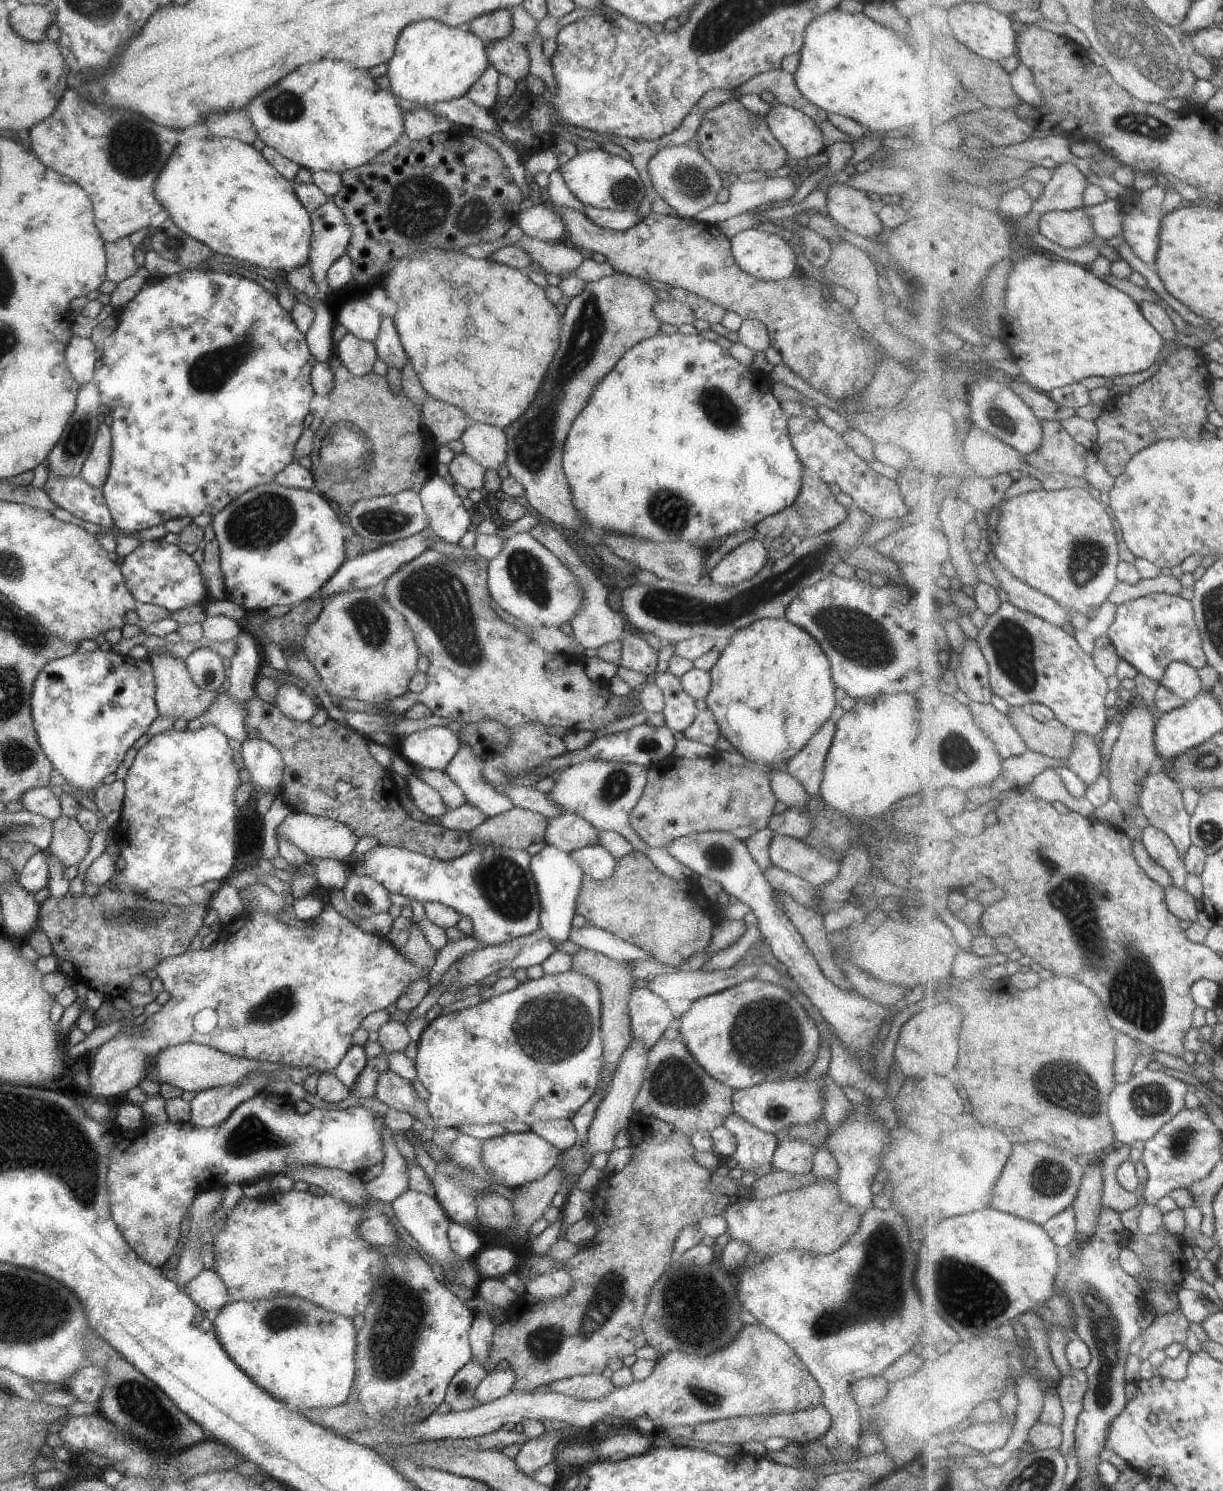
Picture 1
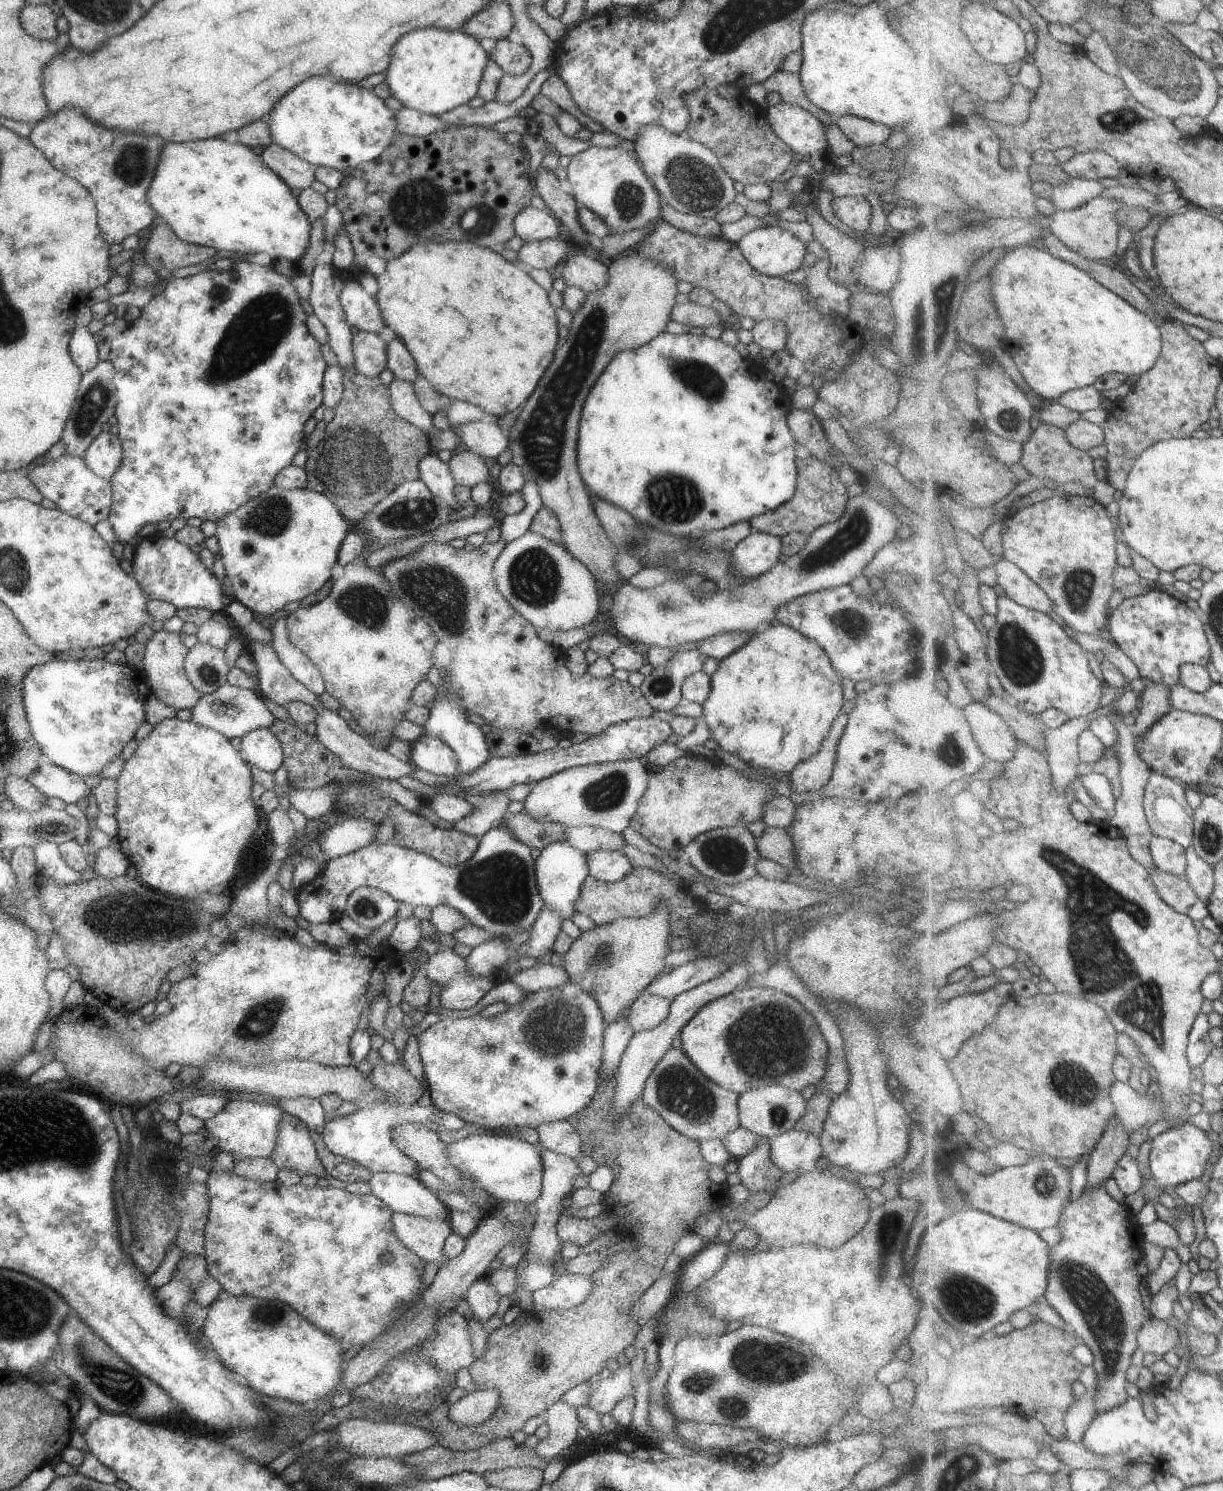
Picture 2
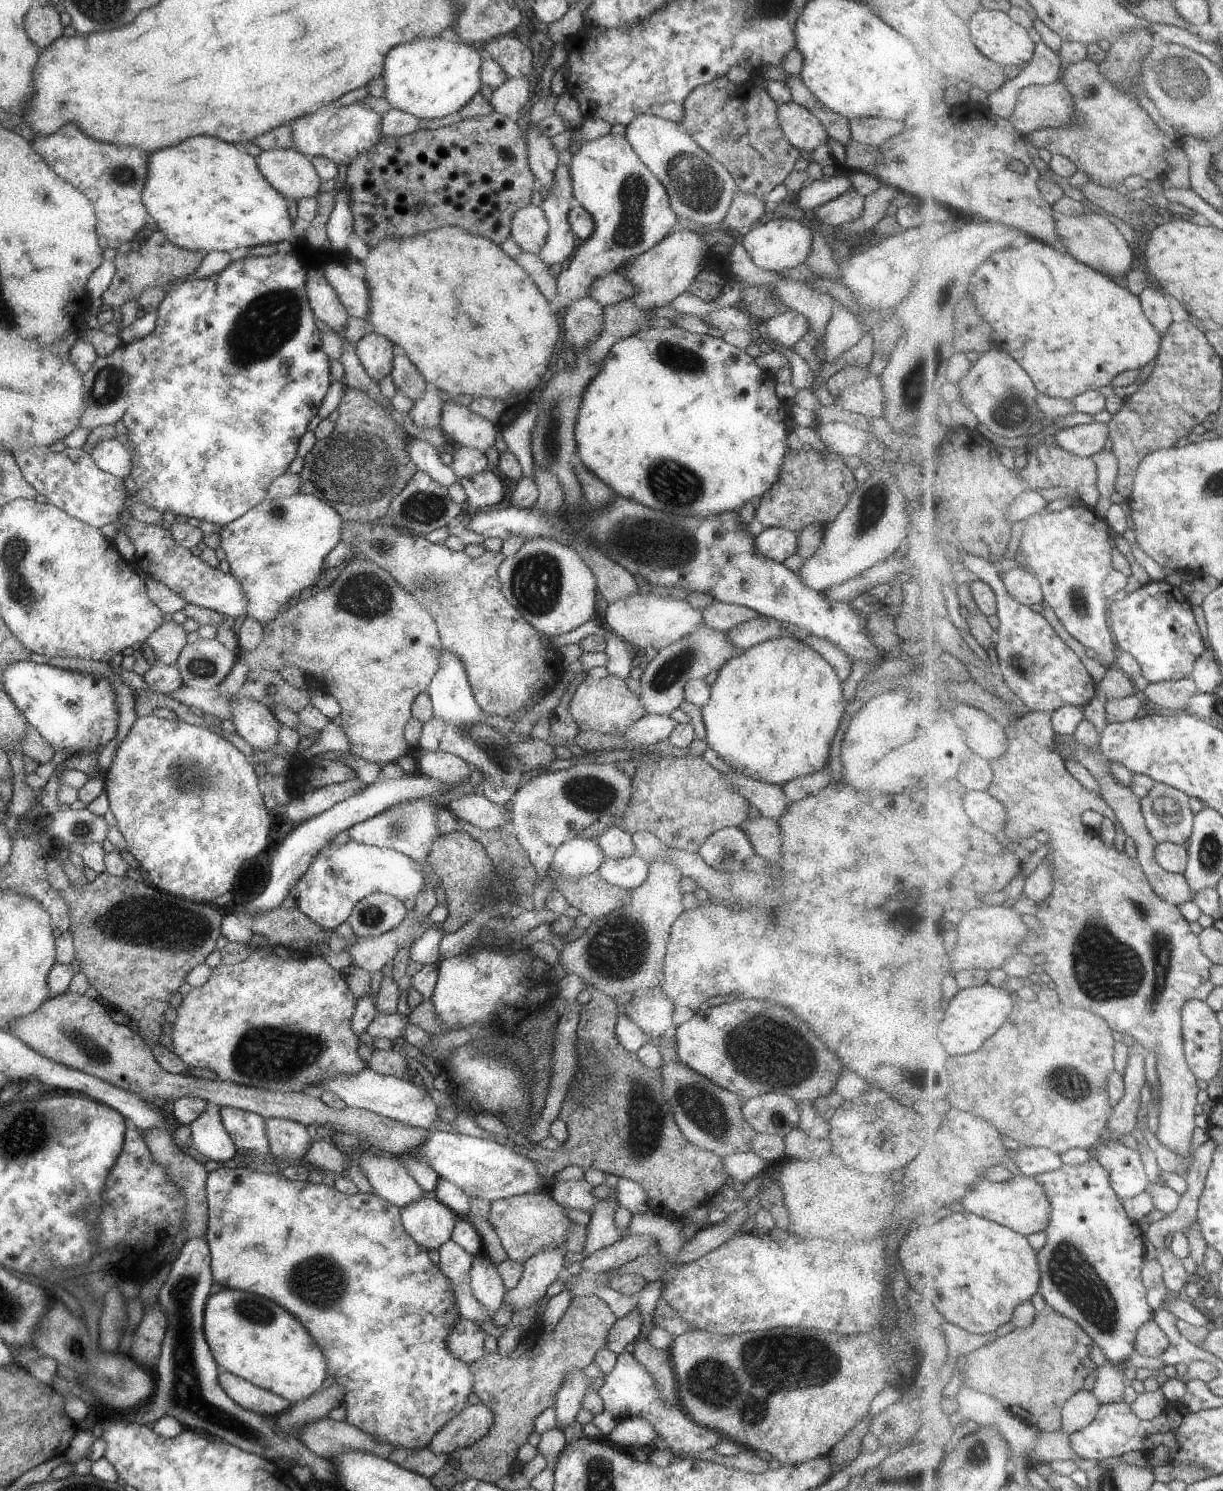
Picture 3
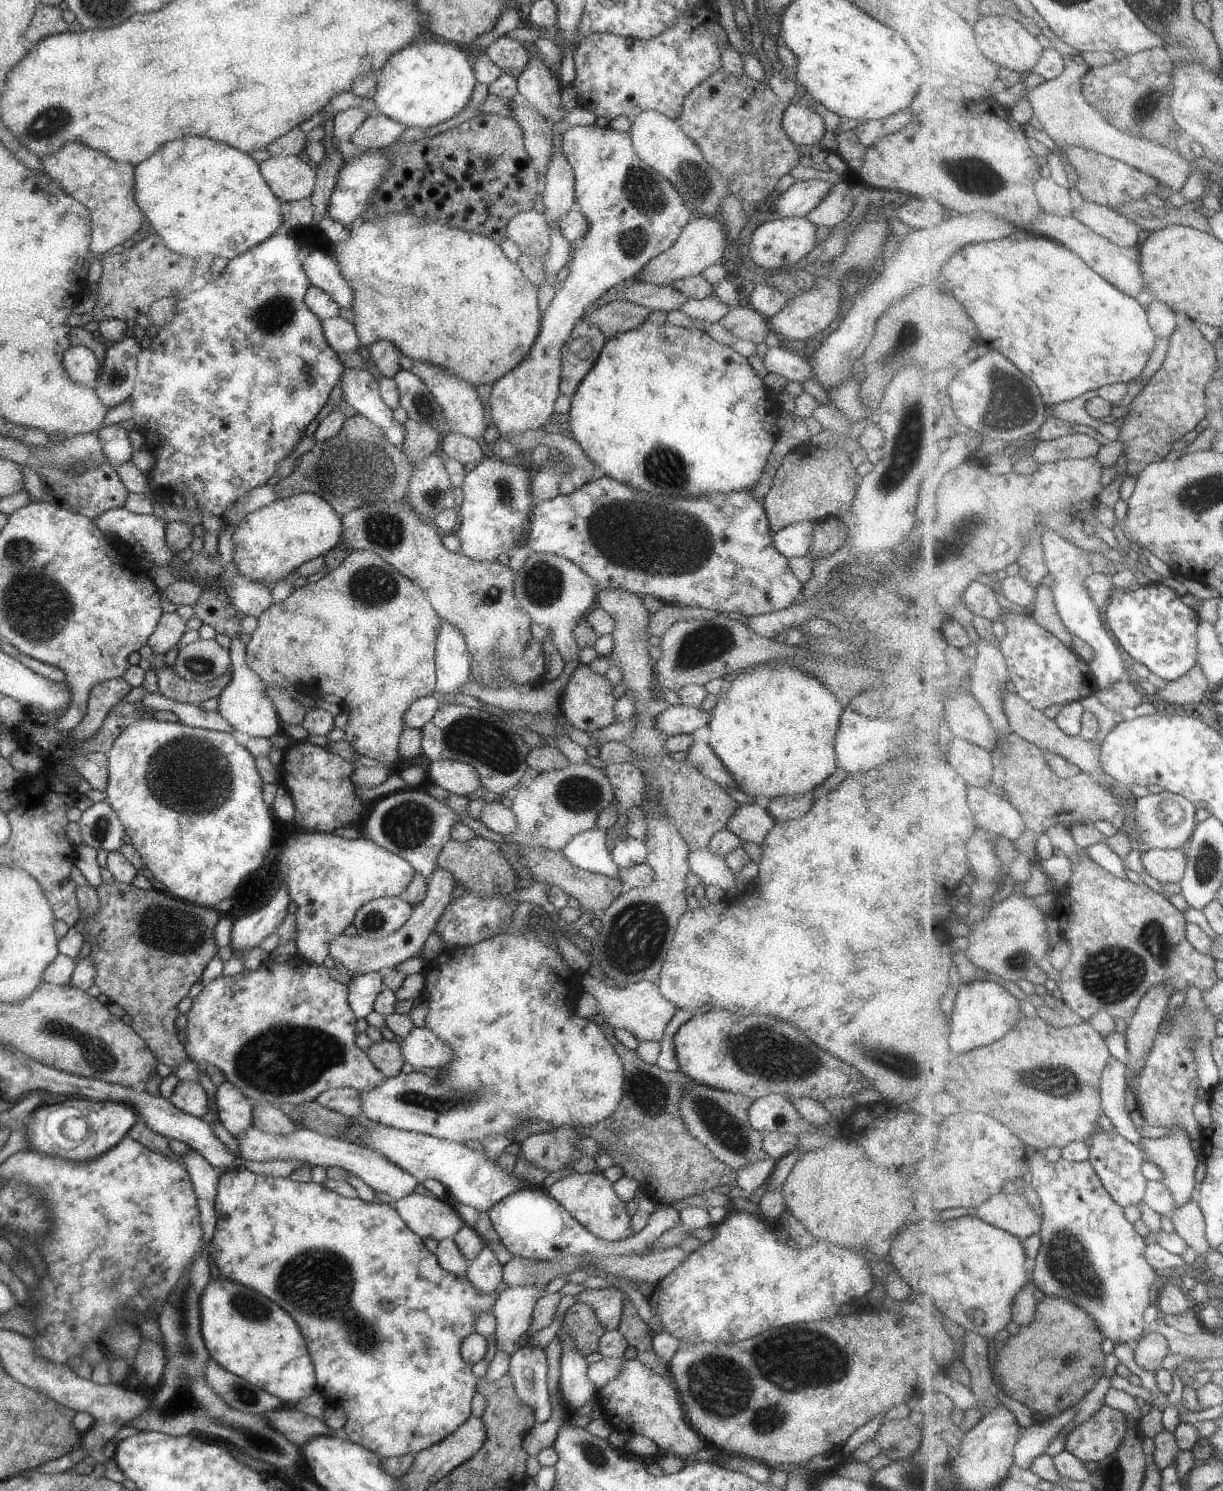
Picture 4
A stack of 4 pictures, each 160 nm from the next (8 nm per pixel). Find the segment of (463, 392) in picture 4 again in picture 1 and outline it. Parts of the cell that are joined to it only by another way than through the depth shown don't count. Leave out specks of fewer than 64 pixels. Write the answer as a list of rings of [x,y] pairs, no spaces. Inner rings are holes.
[[[472,422],[463,431],[459,439],[462,442],[462,452],[476,463],[479,463],[485,470],[496,470],[500,464],[504,464],[506,457],[506,436],[504,429]]]

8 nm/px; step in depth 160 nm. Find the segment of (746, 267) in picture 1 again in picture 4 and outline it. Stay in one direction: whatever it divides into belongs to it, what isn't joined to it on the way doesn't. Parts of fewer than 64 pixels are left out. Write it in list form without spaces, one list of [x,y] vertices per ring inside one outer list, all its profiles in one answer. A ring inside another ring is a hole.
[[[780,217],[758,225],[751,233],[751,242],[742,252],[760,269],[775,270],[792,266],[803,258],[815,245],[816,226],[804,217]]]

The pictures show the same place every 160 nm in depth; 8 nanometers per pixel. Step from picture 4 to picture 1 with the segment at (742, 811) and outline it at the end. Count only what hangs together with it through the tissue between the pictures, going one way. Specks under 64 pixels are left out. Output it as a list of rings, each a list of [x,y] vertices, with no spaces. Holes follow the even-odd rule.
[[[773,834],[768,844],[770,864],[790,872],[814,887],[832,881],[839,862],[824,857],[801,839]]]

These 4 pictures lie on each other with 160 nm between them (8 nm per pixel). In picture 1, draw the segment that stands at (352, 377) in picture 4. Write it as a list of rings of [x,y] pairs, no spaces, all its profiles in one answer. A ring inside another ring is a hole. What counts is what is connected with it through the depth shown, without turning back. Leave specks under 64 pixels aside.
[[[429,477],[418,490],[428,518],[427,528],[446,543],[457,544],[465,531],[474,524],[461,505],[461,499],[443,478]]]

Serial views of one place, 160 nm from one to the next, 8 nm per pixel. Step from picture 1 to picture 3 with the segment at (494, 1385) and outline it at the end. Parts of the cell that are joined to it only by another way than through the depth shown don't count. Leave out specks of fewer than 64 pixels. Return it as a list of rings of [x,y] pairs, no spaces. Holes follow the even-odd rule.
[[[480,1402],[469,1405],[453,1415],[426,1446],[434,1455],[447,1455],[456,1448],[471,1446],[487,1434],[493,1420],[489,1407]]]

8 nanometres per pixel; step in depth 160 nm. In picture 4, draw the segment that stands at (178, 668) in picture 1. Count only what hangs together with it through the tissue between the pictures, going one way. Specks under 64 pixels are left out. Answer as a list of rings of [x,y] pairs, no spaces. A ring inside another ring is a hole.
[[[161,613],[153,632],[147,637],[148,644],[156,654],[165,654],[174,644],[178,643],[181,634],[187,630],[185,621],[175,613]]]

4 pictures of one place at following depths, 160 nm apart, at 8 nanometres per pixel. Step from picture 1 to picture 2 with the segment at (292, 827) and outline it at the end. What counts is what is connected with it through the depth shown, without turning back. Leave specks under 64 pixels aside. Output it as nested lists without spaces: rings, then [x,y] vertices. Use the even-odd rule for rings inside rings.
[[[357,817],[345,819],[328,827],[318,838],[319,850],[325,851],[329,859],[344,855],[369,844],[381,822]]]

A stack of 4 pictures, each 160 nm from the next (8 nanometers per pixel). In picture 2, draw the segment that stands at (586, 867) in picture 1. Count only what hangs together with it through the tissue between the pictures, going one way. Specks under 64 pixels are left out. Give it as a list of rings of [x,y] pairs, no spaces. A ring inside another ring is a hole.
[[[589,851],[586,853],[589,876],[604,883],[614,883],[623,878],[632,868],[625,853],[619,851]]]

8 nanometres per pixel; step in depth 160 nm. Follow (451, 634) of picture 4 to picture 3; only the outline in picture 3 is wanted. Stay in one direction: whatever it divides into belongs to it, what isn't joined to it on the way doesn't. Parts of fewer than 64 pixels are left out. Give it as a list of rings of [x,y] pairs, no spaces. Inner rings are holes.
[[[440,652],[437,670],[425,692],[429,695],[432,704],[433,717],[437,717],[446,723],[451,723],[457,728],[465,723],[473,725],[475,720],[477,720],[480,708],[473,698],[465,667],[457,656],[452,655],[451,652]]]

